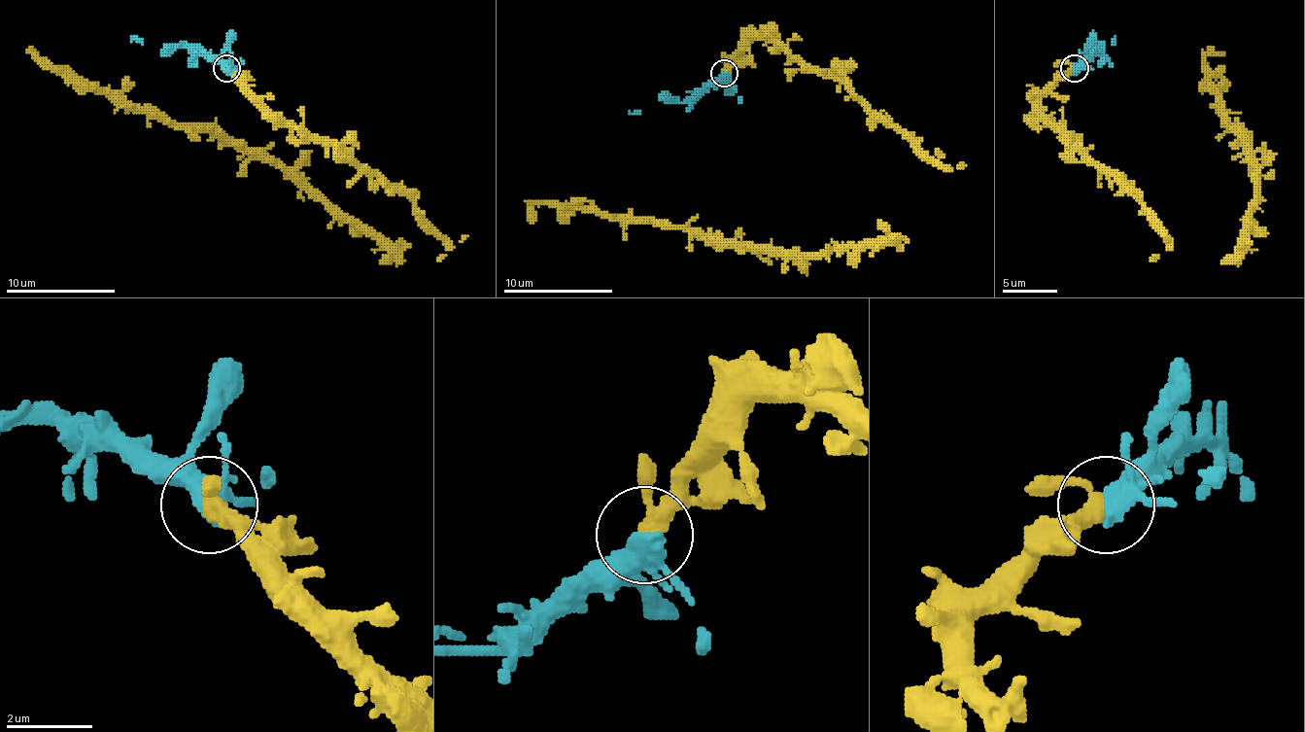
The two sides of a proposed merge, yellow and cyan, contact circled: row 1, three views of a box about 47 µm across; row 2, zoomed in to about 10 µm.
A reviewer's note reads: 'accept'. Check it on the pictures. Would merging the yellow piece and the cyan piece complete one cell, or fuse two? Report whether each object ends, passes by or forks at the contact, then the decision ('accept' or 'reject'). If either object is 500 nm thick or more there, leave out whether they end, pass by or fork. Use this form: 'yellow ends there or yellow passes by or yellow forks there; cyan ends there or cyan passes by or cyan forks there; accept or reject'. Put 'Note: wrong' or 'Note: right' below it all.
yellow passes by; cyan forks there; accept
Note: right

